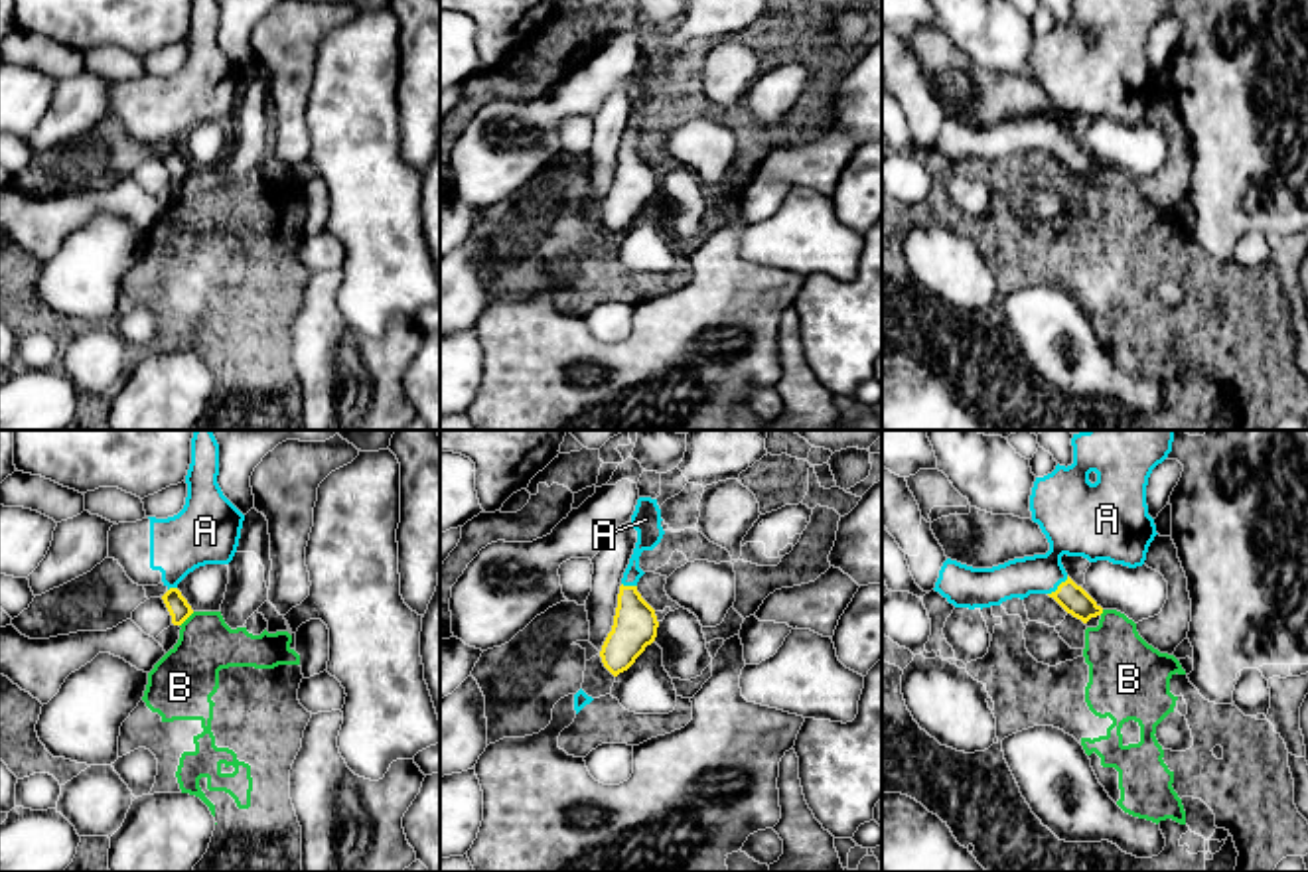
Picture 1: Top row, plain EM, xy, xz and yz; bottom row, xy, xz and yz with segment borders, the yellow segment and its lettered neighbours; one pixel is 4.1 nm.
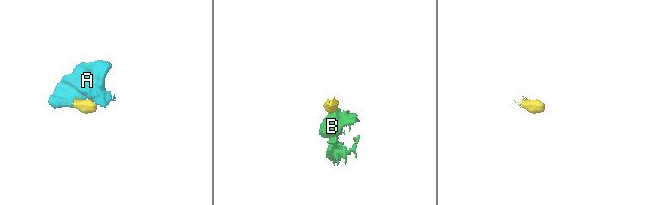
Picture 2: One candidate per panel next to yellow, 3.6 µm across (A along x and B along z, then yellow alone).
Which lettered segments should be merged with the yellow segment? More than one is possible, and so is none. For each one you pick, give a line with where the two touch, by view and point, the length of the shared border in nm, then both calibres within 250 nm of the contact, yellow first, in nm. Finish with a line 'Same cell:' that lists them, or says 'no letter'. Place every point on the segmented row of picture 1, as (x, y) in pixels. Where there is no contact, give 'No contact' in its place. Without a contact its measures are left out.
A: Touches yellow at yz (1058, 586). Shared border 120 nm. Thickness 110 nm (yellow) against 240 nm
Same cell: A

